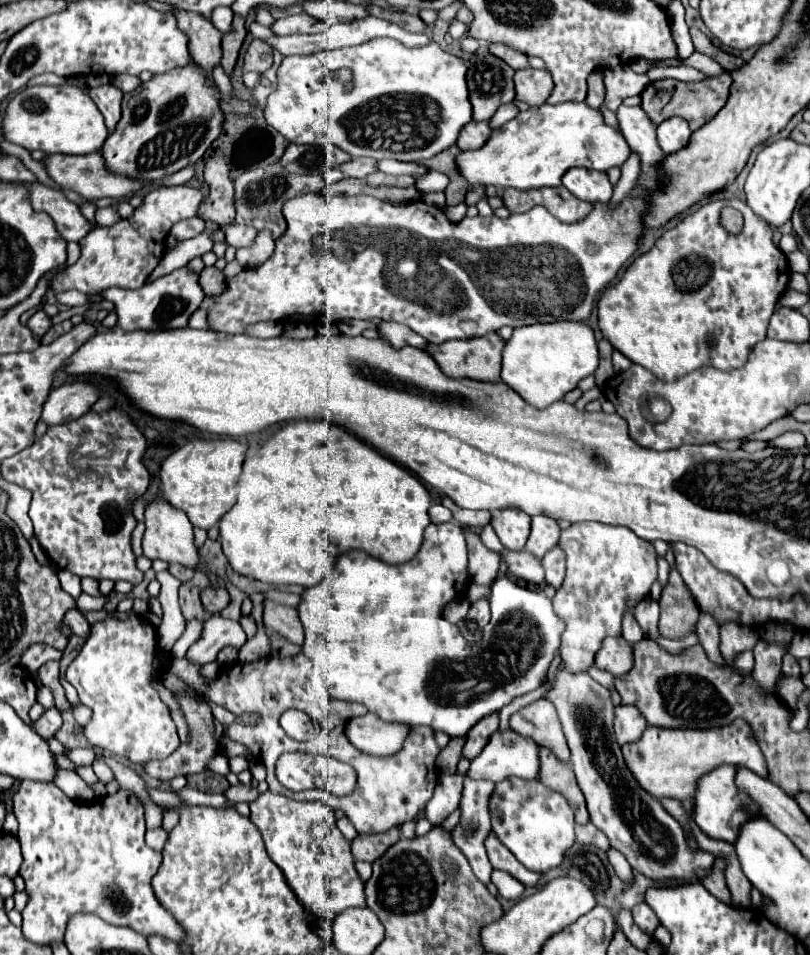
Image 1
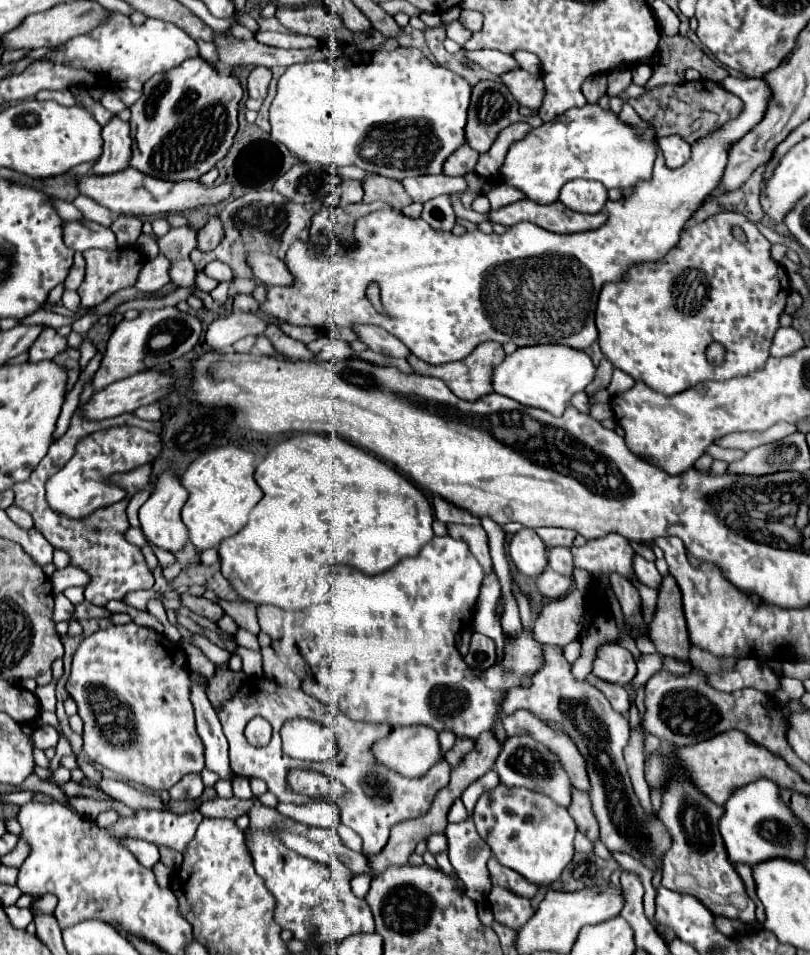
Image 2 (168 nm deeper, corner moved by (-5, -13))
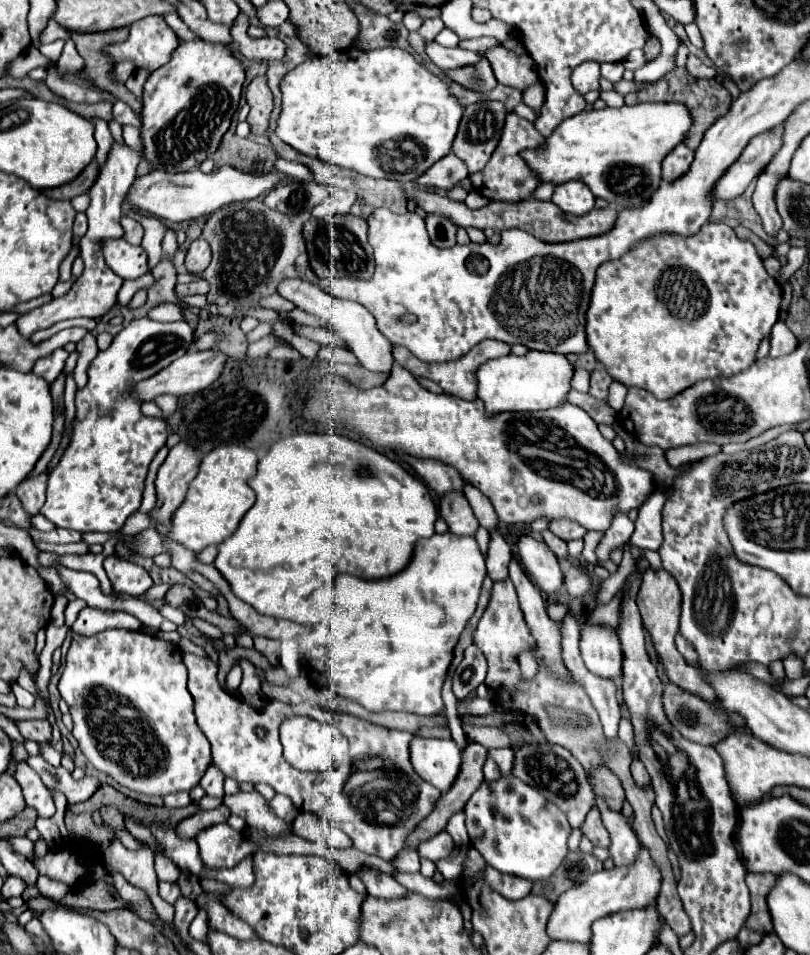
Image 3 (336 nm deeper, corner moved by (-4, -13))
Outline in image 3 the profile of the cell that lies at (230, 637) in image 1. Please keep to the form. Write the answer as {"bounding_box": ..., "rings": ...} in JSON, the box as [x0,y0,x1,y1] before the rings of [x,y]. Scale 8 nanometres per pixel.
{"bounding_box":[200,764,224,798],"rings":[[[214,764],[208,768],[208,772],[204,774],[204,778],[200,780],[200,786],[204,788],[206,796],[214,796],[214,798],[222,798],[224,796],[224,776],[222,772],[218,772],[218,768],[214,768]]]}

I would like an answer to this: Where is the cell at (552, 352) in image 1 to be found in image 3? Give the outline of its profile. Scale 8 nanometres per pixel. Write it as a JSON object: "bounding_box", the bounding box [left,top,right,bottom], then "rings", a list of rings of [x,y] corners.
{"bounding_box":[476,350,574,414],"rings":[[[530,350],[526,356],[508,354],[504,358],[488,360],[478,368],[476,376],[478,376],[478,398],[484,402],[488,414],[534,412],[534,410],[556,408],[566,400],[574,368],[566,360],[566,356],[558,356],[556,352]]]}

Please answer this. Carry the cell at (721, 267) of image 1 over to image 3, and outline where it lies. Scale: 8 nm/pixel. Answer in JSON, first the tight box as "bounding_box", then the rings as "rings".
{"bounding_box":[586,222,782,400],"rings":[[[708,222],[700,228],[698,234],[694,234],[690,238],[688,236],[654,236],[654,238],[648,238],[648,240],[636,244],[634,248],[630,248],[618,260],[610,260],[610,262],[602,264],[596,272],[590,306],[586,312],[586,340],[588,340],[590,350],[594,352],[596,360],[606,368],[606,372],[616,382],[620,382],[624,386],[636,386],[636,388],[648,390],[658,400],[668,400],[668,398],[676,396],[678,392],[690,388],[698,380],[730,378],[738,372],[744,372],[754,362],[760,342],[770,334],[770,328],[776,324],[778,314],[780,314],[780,300],[782,300],[782,288],[764,270],[762,258],[758,256],[756,248],[750,242],[740,240],[730,226],[726,226],[722,222]]]}

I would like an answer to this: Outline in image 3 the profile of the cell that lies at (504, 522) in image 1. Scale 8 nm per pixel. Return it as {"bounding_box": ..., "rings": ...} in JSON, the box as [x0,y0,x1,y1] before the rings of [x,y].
{"bounding_box":[518,536,564,594],"rings":[[[522,536],[518,542],[518,556],[524,570],[532,576],[542,592],[554,594],[562,590],[564,574],[560,562],[544,542],[532,536]]]}

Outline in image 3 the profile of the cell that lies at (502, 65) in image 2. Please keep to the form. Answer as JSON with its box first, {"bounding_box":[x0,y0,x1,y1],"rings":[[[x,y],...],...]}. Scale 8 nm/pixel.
{"bounding_box":[426,42,480,70],"rings":[[[426,42],[426,56],[442,70],[448,68],[460,68],[466,64],[476,64],[480,60],[480,56],[476,52],[466,52],[462,48],[446,48],[440,46],[438,42]]]}

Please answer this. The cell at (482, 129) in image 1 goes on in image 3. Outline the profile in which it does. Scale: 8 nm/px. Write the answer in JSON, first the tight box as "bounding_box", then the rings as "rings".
{"bounding_box":[414,154,468,190],"rings":[[[448,154],[442,160],[438,160],[430,170],[426,170],[422,176],[418,176],[414,182],[420,186],[450,190],[456,186],[456,182],[460,182],[466,176],[468,176],[466,166],[454,154]]]}

